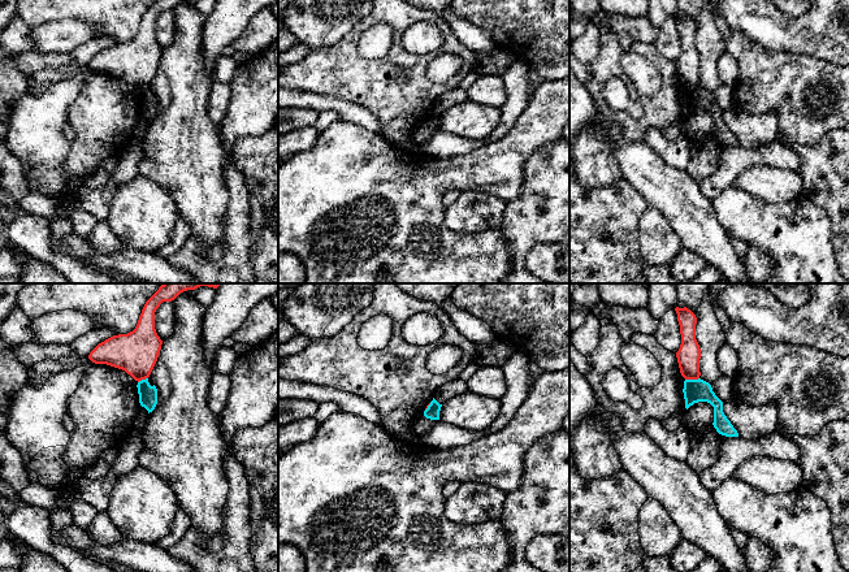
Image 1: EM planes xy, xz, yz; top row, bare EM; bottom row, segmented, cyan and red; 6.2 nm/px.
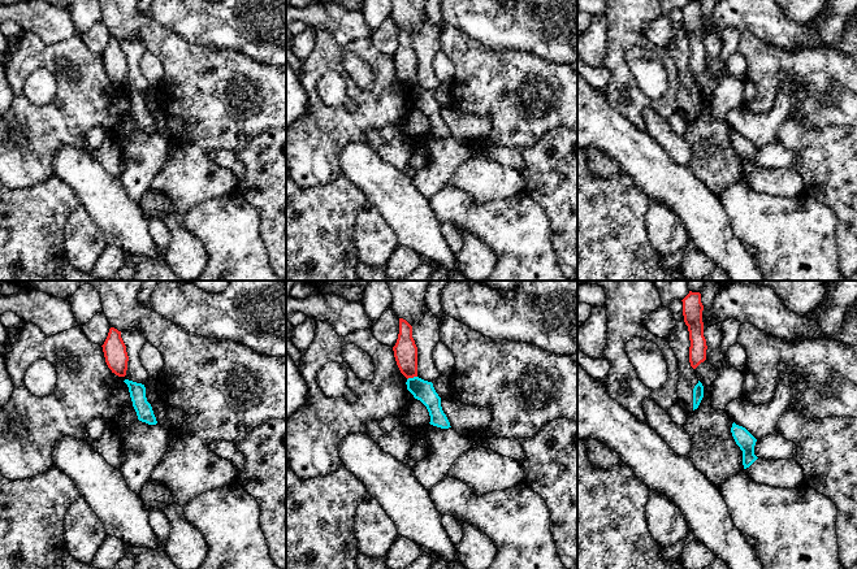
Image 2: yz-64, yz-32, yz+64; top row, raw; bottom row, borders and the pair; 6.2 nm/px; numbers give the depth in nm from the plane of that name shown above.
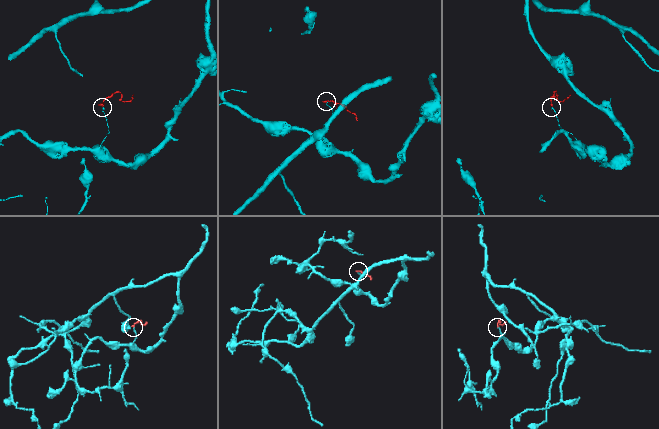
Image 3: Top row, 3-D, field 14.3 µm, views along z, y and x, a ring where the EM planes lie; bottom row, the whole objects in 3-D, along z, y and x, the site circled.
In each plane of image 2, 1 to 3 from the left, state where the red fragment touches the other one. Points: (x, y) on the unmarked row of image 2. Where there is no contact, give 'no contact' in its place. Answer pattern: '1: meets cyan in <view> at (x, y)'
1: no contact
2: meets cyan in yz-32 at (411, 87)
3: no contact

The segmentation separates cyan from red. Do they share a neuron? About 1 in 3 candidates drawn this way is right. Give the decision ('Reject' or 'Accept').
Reject

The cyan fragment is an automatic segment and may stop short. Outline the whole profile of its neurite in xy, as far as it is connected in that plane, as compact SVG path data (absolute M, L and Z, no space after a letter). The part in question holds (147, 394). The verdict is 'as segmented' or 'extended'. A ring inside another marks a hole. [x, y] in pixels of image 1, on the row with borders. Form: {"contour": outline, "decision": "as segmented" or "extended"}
{"contour": "M148 378L142 380L137 385L139 394L139 403L144 407L148 413L152 412L157 404L157 389L156 386L151 386Z", "decision": "as segmented"}

